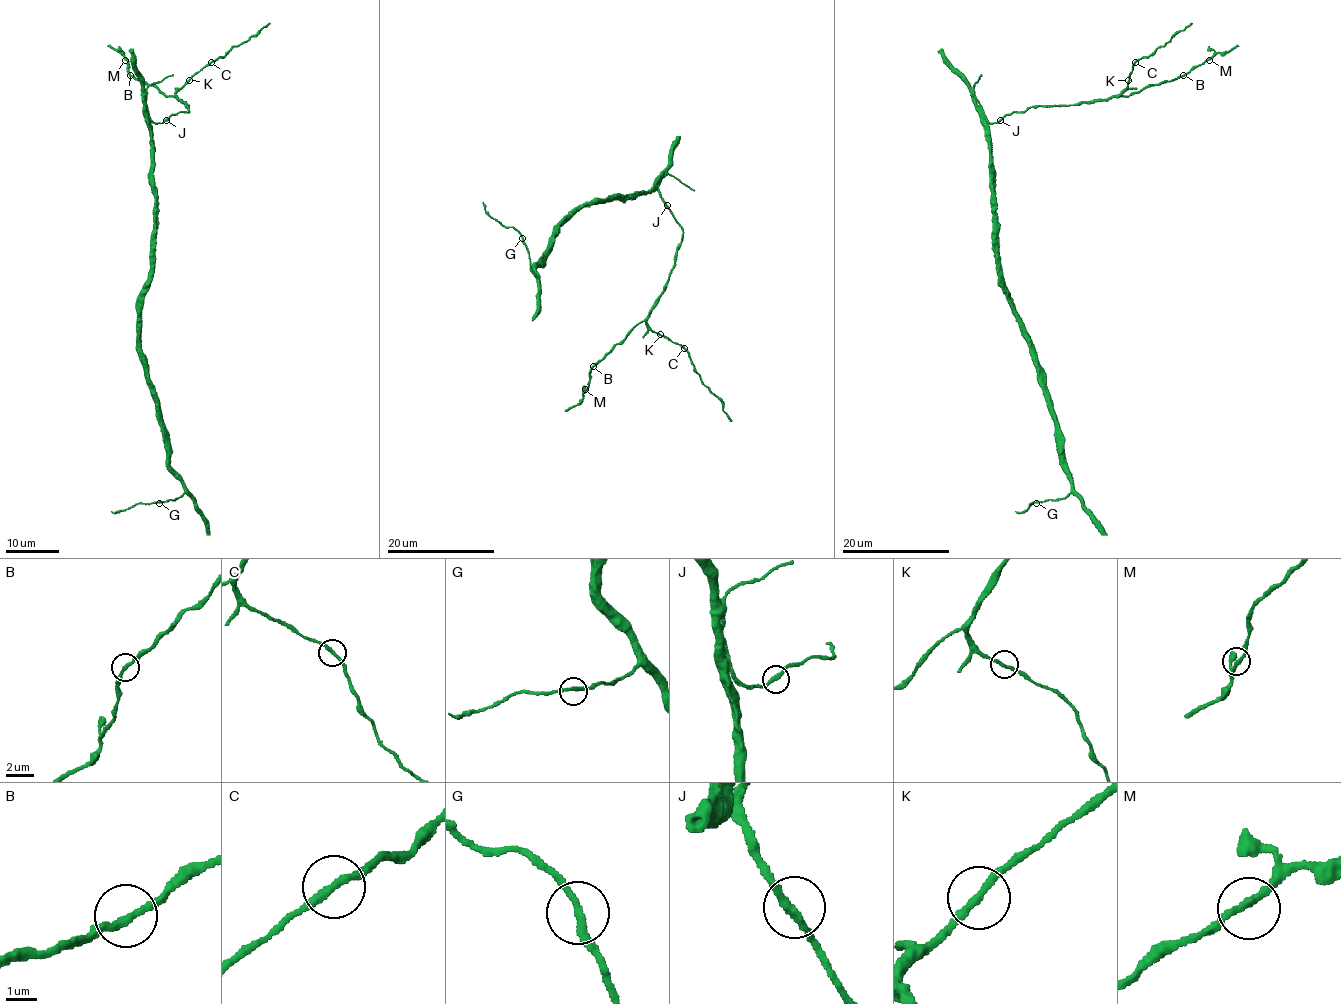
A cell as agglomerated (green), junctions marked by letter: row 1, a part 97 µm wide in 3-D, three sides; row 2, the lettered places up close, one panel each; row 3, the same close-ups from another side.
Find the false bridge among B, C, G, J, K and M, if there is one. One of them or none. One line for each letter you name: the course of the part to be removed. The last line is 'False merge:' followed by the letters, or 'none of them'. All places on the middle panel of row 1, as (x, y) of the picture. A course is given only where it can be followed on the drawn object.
False merge: none of them

